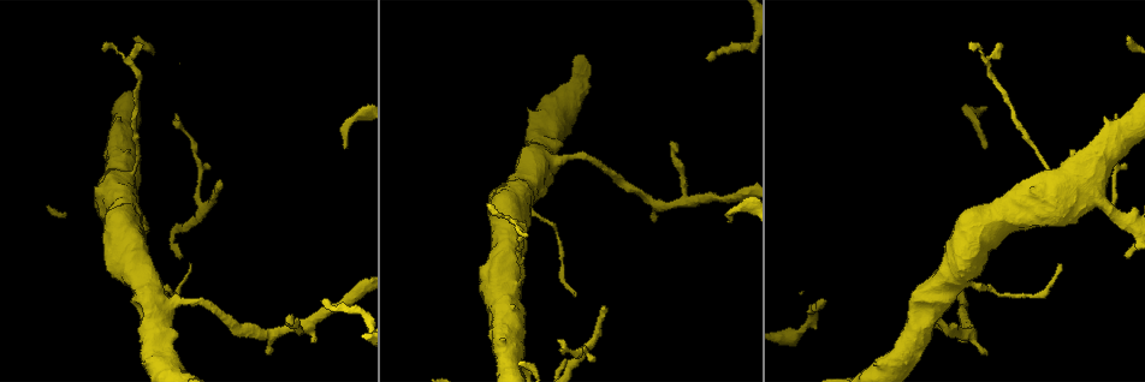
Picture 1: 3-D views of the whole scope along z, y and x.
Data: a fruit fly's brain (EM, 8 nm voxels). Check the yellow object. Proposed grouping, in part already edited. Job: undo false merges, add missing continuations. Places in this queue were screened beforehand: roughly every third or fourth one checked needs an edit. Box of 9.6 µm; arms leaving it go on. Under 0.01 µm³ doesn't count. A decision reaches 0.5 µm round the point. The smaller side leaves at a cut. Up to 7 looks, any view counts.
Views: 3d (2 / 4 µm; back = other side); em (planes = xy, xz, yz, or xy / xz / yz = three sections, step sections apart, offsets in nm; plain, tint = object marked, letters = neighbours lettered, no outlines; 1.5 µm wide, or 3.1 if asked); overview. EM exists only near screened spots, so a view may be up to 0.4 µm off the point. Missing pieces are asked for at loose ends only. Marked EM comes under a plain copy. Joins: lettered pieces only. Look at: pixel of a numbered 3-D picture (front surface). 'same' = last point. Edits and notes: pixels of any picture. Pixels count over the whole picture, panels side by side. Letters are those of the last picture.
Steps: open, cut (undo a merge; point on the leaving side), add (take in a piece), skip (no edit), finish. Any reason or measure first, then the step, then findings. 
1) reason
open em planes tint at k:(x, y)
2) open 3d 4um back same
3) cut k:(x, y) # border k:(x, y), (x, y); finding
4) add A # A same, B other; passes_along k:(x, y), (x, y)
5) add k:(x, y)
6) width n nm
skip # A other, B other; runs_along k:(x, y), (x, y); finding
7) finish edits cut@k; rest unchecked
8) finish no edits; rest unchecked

free end
open 3d 2um back at 1:(672, 143)

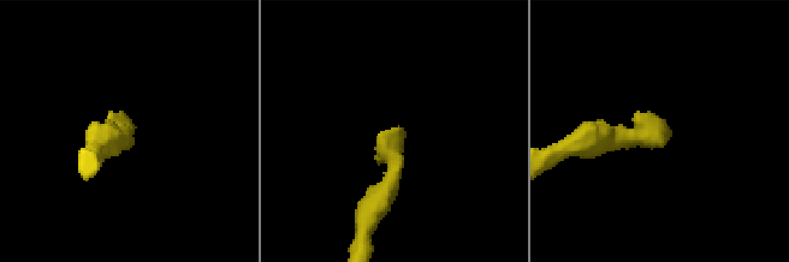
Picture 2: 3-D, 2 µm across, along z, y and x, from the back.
now the EM
open em planes letters at 2:(133, 124)

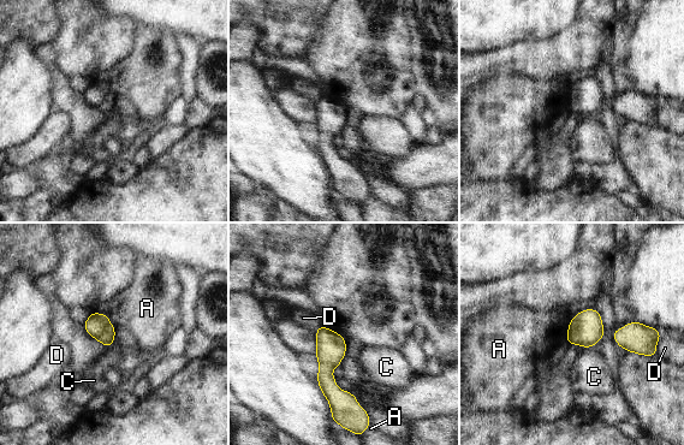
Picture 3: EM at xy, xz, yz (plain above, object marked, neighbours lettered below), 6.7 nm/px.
skip # A other, C other, D other; runs_along 3:(320, 330), (333, 408); none of them fits

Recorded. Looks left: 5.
an open end
open em planes letters at 1:(220, 179)

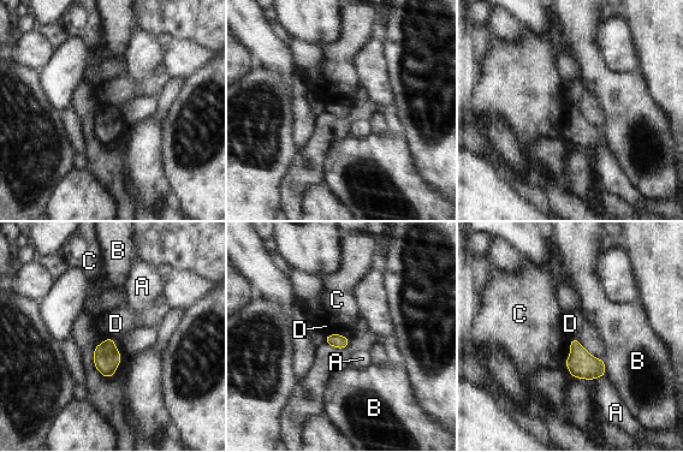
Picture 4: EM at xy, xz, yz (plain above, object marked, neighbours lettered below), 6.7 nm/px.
skip # A other, B other, C other, D other; no lettered piece goes on from it

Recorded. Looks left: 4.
free end
open em yz step 4 letters at 1:(181, 252)

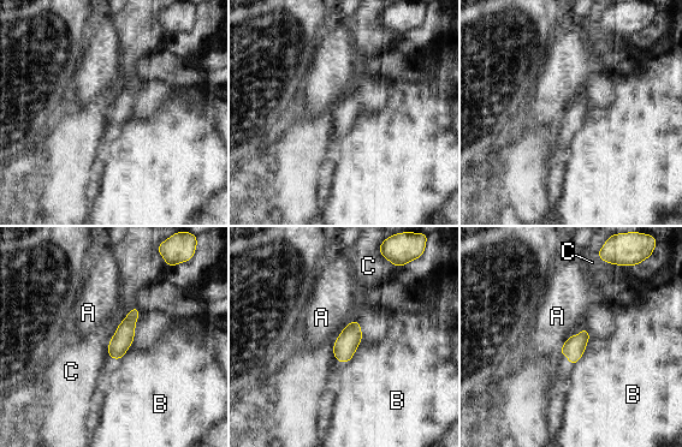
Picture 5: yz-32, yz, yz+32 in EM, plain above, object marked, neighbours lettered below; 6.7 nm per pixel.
skip # A other, B other, C other; border 5:(570, 334), (558, 351); none of them fits

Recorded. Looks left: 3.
finish no edits; rest unchecked

